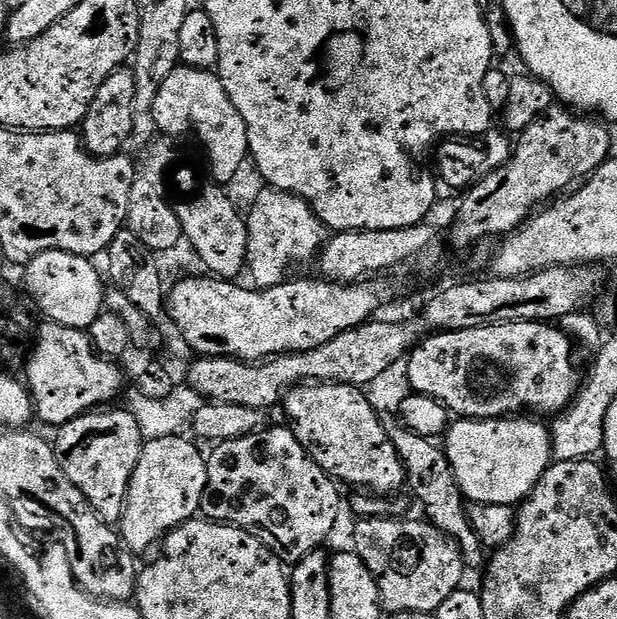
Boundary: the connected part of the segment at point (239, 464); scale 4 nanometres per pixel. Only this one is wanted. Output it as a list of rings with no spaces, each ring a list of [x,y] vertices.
[[[265,427],[263,430],[250,434],[246,438],[234,438],[233,440],[222,440],[215,445],[216,448],[207,457],[208,462],[208,491],[204,493],[204,502],[202,512],[207,519],[216,521],[217,524],[233,524],[235,528],[246,530],[251,536],[256,536],[262,541],[269,550],[276,555],[285,565],[295,566],[299,564],[302,558],[306,558],[312,552],[317,551],[321,547],[320,544],[332,531],[336,528],[336,519],[340,516],[340,492],[337,481],[333,480],[328,473],[322,470],[322,466],[318,466],[318,462],[314,462],[314,458],[309,454],[308,449],[304,447],[302,441],[297,438],[296,433],[291,427],[284,428]]]

